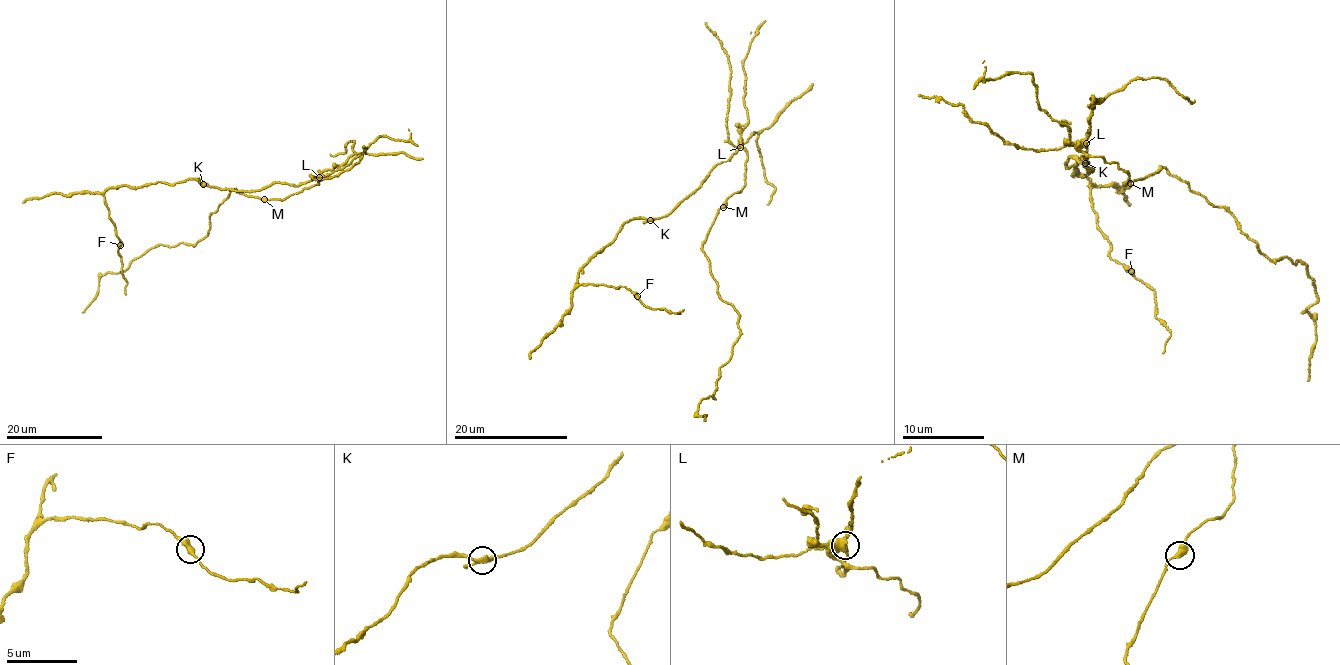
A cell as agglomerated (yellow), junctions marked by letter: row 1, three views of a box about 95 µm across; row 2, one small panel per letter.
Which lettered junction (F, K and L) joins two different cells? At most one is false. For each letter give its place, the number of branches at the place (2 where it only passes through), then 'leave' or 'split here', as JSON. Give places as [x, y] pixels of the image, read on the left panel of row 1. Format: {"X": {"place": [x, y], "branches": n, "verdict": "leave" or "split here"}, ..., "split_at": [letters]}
{"F": {"place": [120, 245], "branches": 2, "verdict": "leave"}, "K": {"place": [203, 184], "branches": 3, "verdict": "leave"}, "L": {"place": [319, 177], "branches": 5, "verdict": "split here"}, "split_at": ["L"]}

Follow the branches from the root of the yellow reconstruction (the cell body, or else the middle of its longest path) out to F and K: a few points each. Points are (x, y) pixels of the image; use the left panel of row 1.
F: (318, 184), (316, 177), (299, 186), (231, 191), (187, 179), (110, 187), (104, 202), (120, 245)
K: (318, 184), (316, 177), (299, 186), (274, 182), (253, 191), (231, 191), (203, 184)

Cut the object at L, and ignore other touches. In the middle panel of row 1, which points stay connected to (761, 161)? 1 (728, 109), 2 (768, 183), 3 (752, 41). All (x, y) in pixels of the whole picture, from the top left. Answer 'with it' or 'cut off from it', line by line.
1: with it
2: with it
3: cut off from it

